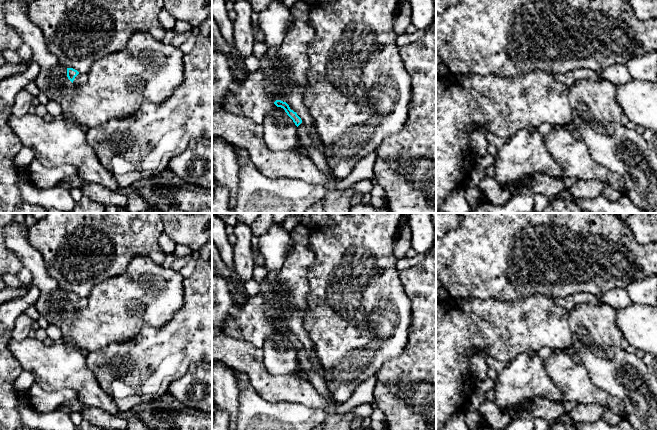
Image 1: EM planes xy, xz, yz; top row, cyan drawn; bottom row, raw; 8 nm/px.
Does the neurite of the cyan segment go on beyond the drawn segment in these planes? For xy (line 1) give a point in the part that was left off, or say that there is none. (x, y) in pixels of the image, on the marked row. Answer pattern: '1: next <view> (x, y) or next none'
1: next xy (80, 78)

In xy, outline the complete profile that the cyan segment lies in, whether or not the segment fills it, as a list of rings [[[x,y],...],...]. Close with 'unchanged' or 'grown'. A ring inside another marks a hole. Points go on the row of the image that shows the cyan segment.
[[[67,68],[67,77],[73,84],[83,84],[87,81],[87,74],[80,74],[73,68]]]; grown

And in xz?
[[[276,100],[274,104],[285,110],[287,115],[293,120],[298,127],[299,139],[302,145],[306,147],[307,156],[314,163],[316,168],[323,174],[329,175],[330,180],[324,185],[326,194],[323,197],[325,205],[325,213],[349,213],[351,206],[349,205],[350,198],[355,194],[370,193],[373,188],[373,180],[361,180],[351,187],[338,191],[336,189],[336,178],[330,169],[325,155],[322,150],[311,149],[310,146],[316,136],[316,132],[310,131],[302,126],[302,120],[296,112],[290,109],[286,102]]]; grown

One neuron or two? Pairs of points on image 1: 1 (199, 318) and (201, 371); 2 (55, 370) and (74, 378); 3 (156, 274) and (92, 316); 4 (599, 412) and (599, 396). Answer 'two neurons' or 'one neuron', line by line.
1: two neurons
2: one neuron
3: one neuron
4: two neurons

